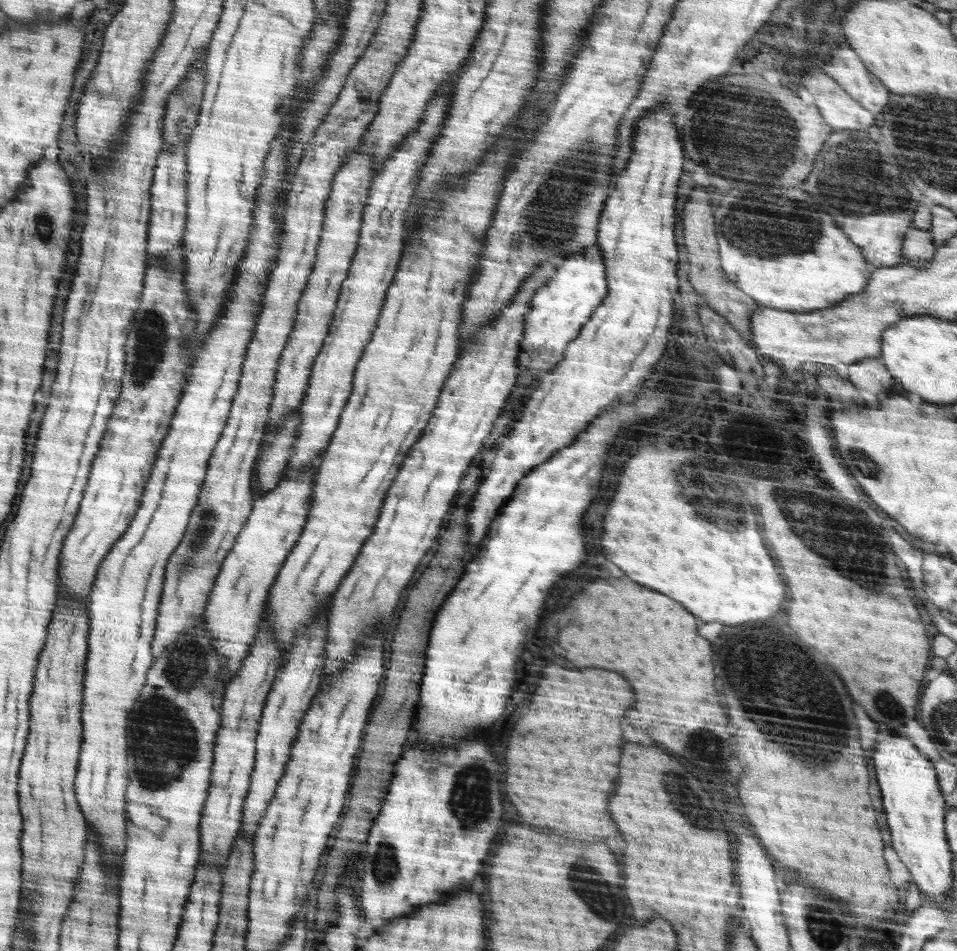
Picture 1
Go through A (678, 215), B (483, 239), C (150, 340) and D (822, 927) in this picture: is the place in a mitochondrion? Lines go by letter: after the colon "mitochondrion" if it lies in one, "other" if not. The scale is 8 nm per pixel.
A: other
B: other
C: mitochondrion
D: mitochondrion

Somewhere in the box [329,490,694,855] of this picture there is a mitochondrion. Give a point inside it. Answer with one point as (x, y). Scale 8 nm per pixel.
(471, 800)

